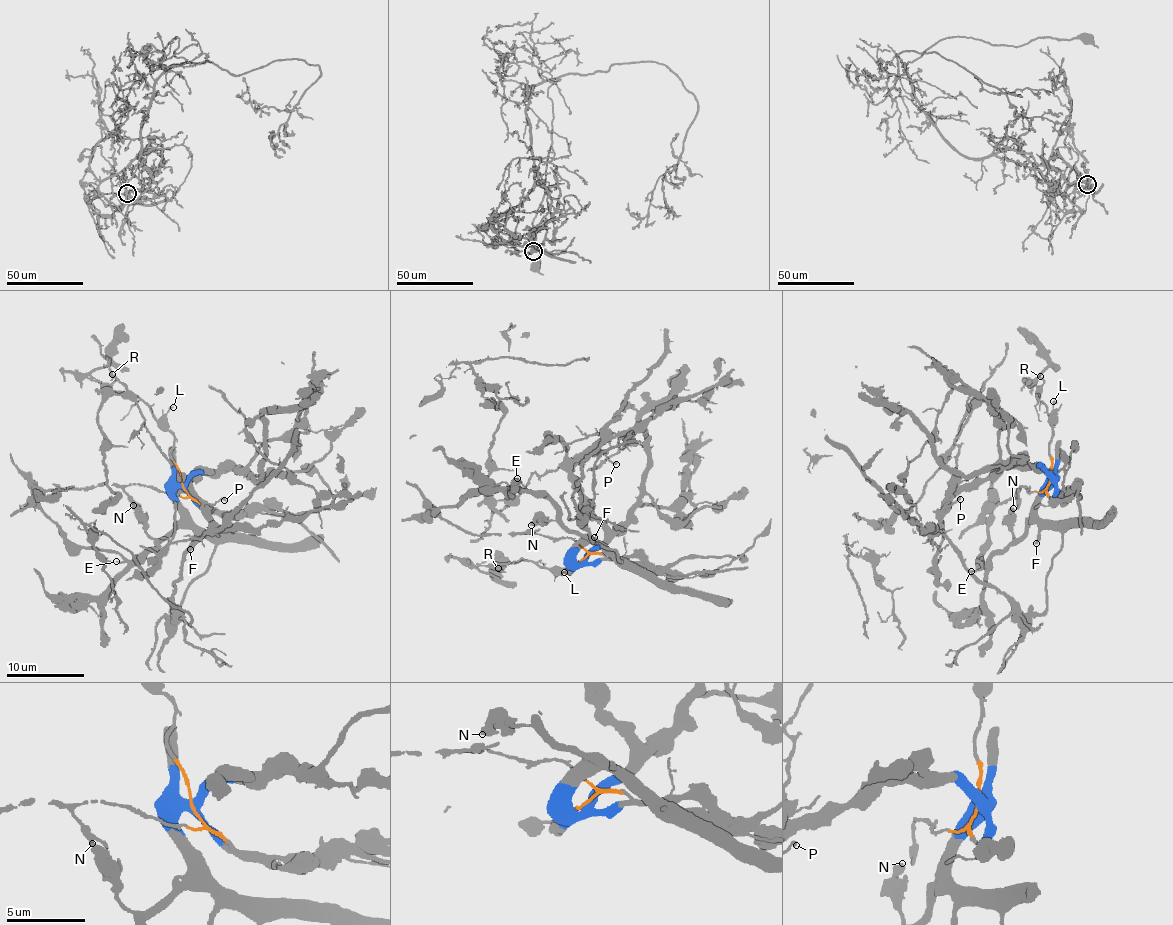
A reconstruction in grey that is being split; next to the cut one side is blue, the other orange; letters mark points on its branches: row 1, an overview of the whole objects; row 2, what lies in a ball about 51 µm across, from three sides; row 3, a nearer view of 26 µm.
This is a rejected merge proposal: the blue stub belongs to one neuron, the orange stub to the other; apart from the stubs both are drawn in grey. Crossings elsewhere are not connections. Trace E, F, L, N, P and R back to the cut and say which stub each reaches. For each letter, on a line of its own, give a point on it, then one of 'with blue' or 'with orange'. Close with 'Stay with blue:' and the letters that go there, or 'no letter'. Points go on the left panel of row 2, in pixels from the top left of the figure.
E: place (116, 561); with blue
F: place (190, 549); with blue
L: place (173, 407); with orange
N: place (133, 505); with blue
P: place (224, 500); with blue
R: place (112, 374); with orange
Stay with blue: E, F, N, P

